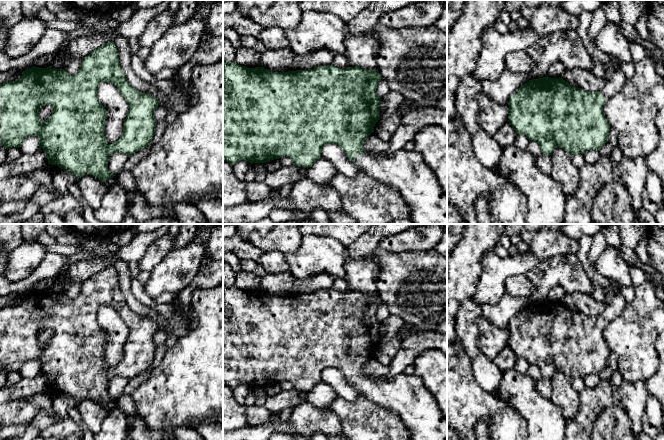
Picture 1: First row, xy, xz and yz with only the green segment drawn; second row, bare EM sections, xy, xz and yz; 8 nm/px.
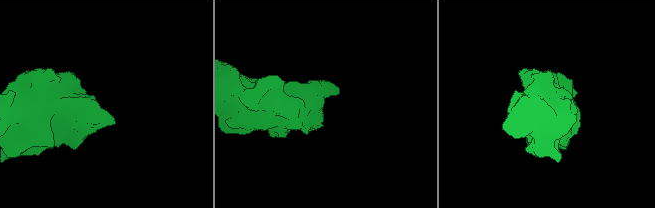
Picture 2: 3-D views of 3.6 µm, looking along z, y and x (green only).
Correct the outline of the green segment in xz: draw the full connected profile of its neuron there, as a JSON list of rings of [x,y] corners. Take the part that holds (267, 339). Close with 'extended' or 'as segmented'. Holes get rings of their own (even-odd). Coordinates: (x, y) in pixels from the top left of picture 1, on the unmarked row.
[[[223,284],[223,383],[231,389],[246,384],[249,387],[266,387],[273,383],[279,383],[283,380],[290,382],[293,389],[302,392],[310,392],[319,382],[321,382],[321,374],[325,369],[335,368],[340,370],[346,377],[347,381],[355,388],[359,395],[378,406],[390,409],[398,416],[407,426],[411,433],[411,440],[447,440],[447,419],[445,419],[435,399],[431,396],[424,385],[423,379],[416,374],[406,374],[404,372],[383,378],[366,377],[363,368],[366,362],[374,356],[375,348],[380,344],[380,326],[381,322],[377,319],[376,313],[378,306],[383,301],[378,294],[366,294],[362,291],[337,292],[335,290],[318,290],[314,293],[296,294],[288,296],[274,296],[264,291],[248,292],[241,290],[236,286],[225,286]]]; extended

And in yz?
[[[618,292],[604,311],[598,316],[588,316],[584,313],[574,311],[562,301],[543,301],[529,304],[510,321],[508,346],[512,349],[517,358],[524,358],[529,364],[536,365],[543,378],[552,379],[556,371],[561,371],[571,380],[584,378],[591,374],[599,374],[607,365],[610,350],[607,346],[603,331],[605,327],[618,318],[627,307],[624,297]]]; extended

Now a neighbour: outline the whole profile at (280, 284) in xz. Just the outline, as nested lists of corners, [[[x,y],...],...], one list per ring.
[[[291,273],[266,274],[260,278],[259,286],[267,293],[274,296],[296,295],[292,290],[295,277]]]

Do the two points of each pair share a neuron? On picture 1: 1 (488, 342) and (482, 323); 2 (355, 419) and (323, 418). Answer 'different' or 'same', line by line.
1: same
2: different

